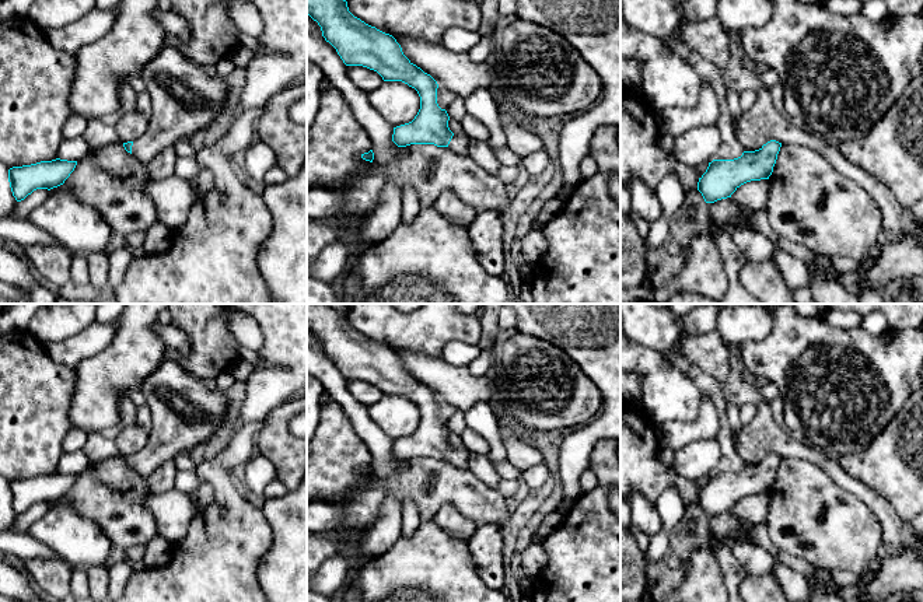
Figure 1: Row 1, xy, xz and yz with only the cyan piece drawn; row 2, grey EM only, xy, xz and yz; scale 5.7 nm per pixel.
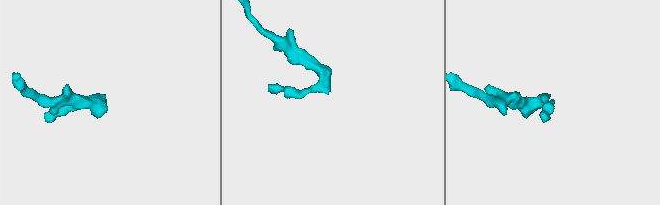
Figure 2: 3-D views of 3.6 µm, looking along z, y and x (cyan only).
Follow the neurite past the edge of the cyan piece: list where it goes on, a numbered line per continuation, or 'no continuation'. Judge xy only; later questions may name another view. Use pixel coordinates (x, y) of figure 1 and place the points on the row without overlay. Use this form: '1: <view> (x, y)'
1: xy (185, 413)

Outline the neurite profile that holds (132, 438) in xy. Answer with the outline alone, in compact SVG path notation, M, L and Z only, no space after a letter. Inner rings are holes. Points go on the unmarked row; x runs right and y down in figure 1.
M133 424L122 428L116 437L115 444L119 449L119 455L127 456L140 452L148 441L148 430L140 424Z

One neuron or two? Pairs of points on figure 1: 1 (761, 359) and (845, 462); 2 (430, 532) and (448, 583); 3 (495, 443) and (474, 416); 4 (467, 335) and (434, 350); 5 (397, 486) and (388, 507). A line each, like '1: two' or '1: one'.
1: two
2: one
3: one
4: one
5: two

